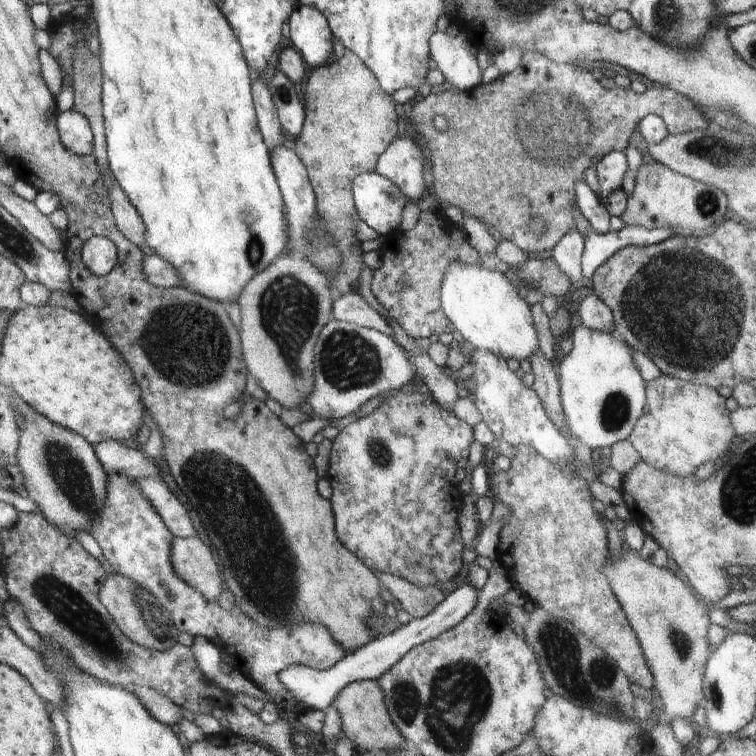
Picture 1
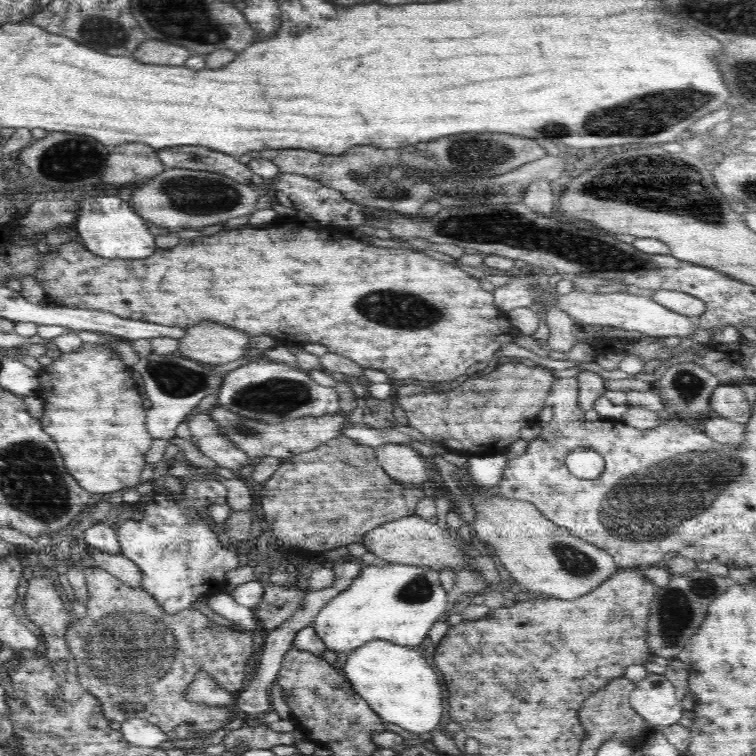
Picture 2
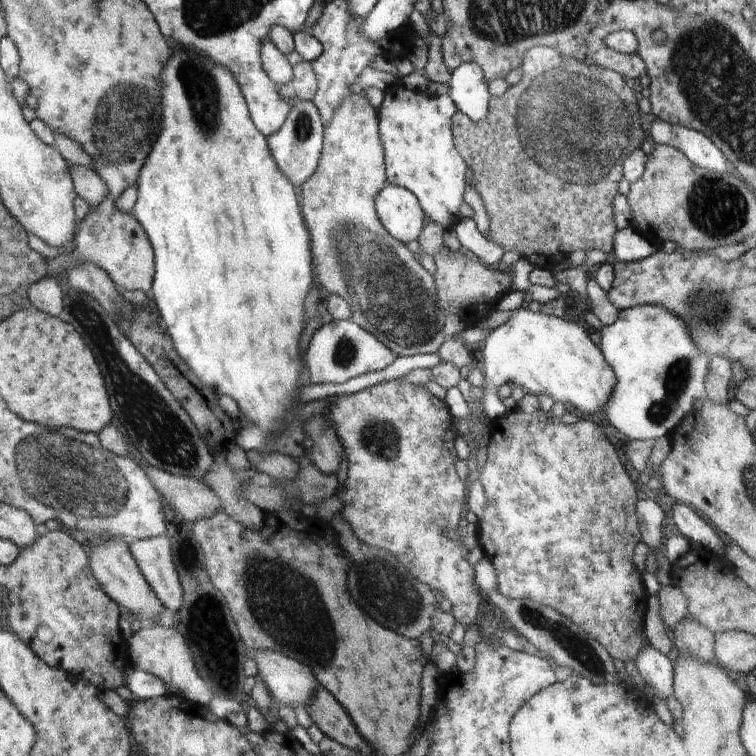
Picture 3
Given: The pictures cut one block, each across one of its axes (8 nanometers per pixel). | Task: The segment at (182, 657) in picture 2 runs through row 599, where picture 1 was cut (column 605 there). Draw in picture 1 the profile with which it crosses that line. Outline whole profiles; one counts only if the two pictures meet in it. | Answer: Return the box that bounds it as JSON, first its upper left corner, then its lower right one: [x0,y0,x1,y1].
[412,49,708,258]

